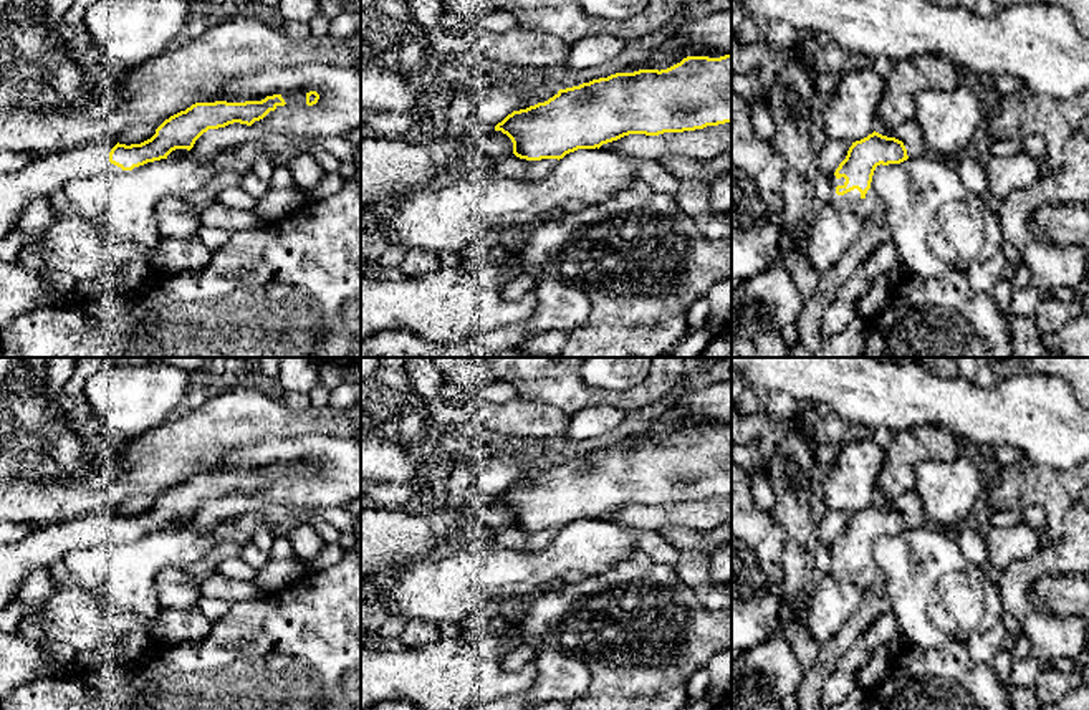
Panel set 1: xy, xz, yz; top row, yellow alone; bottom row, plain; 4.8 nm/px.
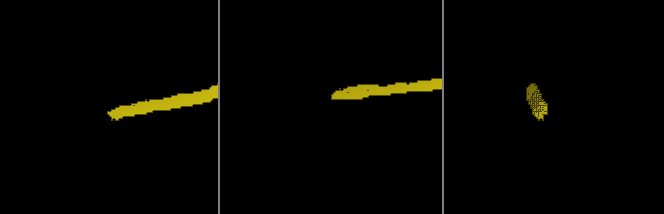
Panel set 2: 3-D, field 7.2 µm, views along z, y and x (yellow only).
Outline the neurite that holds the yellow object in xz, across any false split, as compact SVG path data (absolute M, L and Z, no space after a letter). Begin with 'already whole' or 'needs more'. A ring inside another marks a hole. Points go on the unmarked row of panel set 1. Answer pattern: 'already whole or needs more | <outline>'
already whole | M732 425L687 427L667 440L616 444L559 460L553 468L513 482L495 501L513 513L513 525L526 531L563 530L578 520L599 520L629 505L659 506L732 493Z

